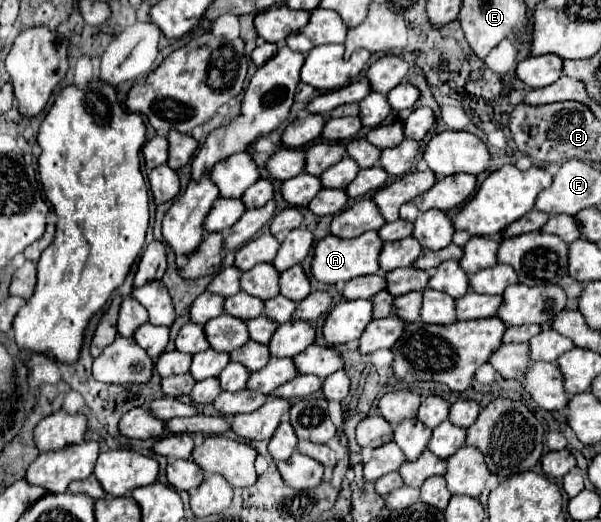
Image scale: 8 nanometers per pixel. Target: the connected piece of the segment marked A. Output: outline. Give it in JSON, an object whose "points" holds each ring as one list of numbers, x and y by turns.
{"points":[[366,231,364,235,356,237,356,239,340,239,336,235,328,235,322,241,316,243,314,249,314,261,312,261,312,275,320,281,320,283,346,283,354,277,362,277,362,275,372,275,380,271,380,251,382,251,384,241,380,239,378,231]]}

